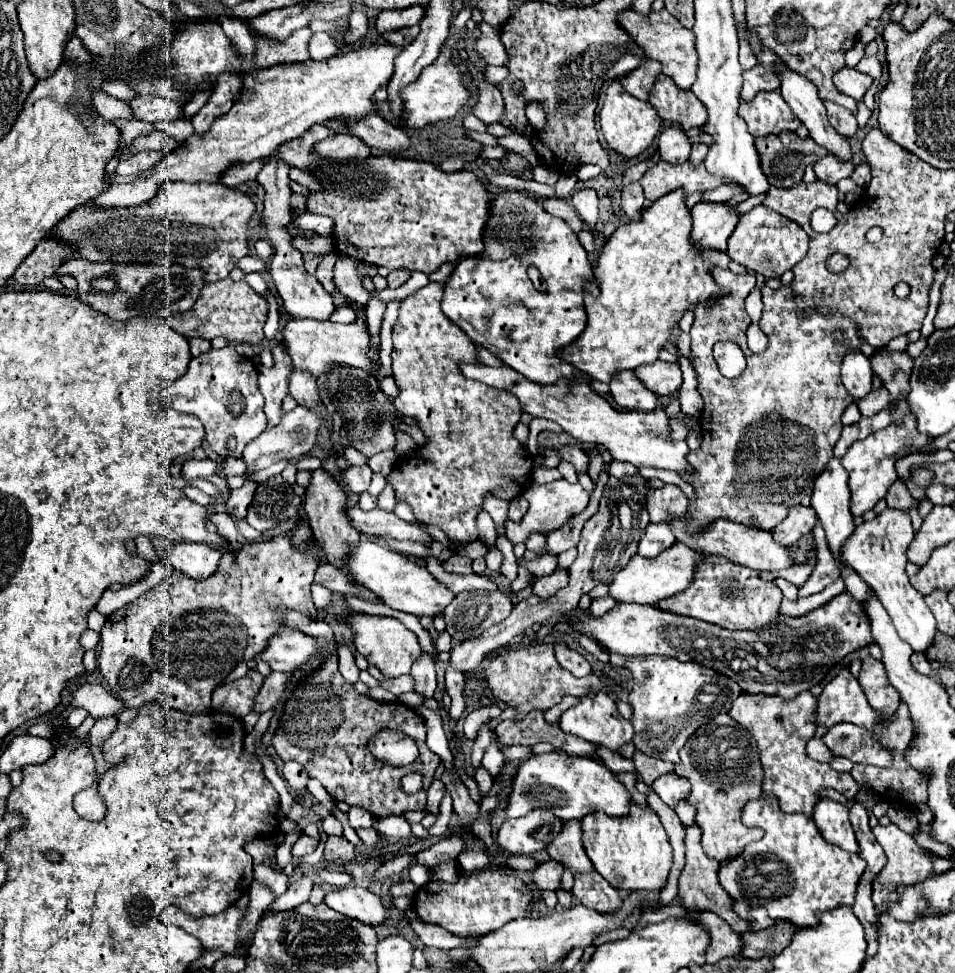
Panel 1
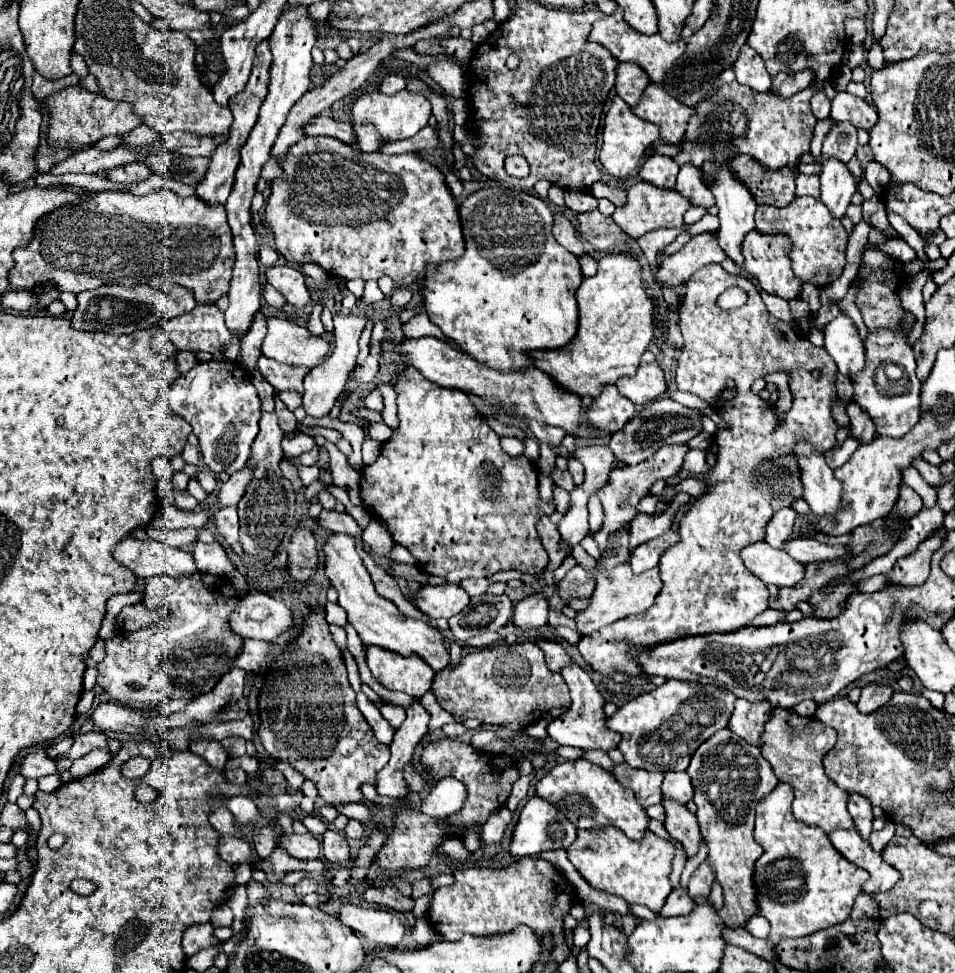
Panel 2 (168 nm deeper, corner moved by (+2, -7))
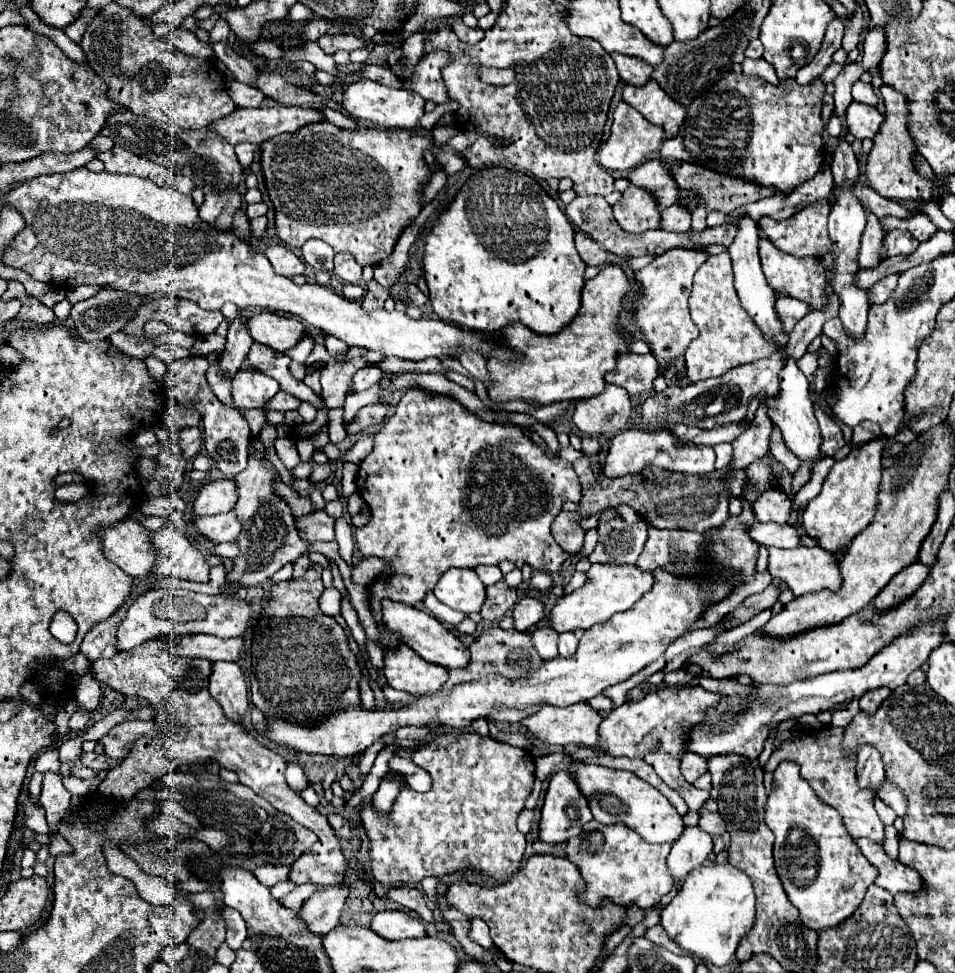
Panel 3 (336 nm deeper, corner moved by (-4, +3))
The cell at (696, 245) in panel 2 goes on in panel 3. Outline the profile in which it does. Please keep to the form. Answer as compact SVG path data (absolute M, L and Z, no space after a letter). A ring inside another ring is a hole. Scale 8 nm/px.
M674 248L664 252L662 256L656 256L646 268L636 272L642 298L634 304L634 310L638 316L638 324L646 336L646 342L650 344L652 354L658 358L662 372L670 358L684 354L690 342L698 336L698 328L694 326L688 314L688 296L692 292L692 278L696 270L706 262L706 258L706 250Z

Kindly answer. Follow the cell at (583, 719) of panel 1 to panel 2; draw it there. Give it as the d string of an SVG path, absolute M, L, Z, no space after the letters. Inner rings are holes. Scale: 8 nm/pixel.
M574 660L570 662L570 666L564 666L560 670L564 682L568 684L570 692L572 692L572 708L568 714L552 720L548 724L548 736L556 742L556 744L566 744L566 746L574 746L574 748L582 748L582 750L592 750L592 748L598 748L598 750L612 750L616 748L618 744L618 734L610 732L606 728L606 716L602 712L602 706L604 706L604 698L600 696L600 692L596 690L592 678L588 676L588 672L578 666Z

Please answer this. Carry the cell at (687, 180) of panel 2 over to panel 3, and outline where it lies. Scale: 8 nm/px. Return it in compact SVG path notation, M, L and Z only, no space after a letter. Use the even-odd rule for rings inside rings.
M698 200L692 210L691 229L694 232L703 232L706 229L706 206Z

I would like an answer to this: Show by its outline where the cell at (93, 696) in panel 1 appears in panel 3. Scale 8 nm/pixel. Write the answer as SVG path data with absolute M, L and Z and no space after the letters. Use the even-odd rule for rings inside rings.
M214 662L208 691L230 720L244 720L250 710L250 696L244 674L236 662Z

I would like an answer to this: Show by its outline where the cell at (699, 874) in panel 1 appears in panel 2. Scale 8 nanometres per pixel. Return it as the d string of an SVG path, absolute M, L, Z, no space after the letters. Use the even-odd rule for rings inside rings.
M662 800L662 806L666 810L664 826L670 832L670 836L682 842L688 856L696 856L700 848L700 828L696 822L696 814L692 814L686 808L686 804L674 800Z

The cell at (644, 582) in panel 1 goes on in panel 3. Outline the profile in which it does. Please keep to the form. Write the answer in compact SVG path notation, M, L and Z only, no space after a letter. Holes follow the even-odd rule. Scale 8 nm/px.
M592 564L588 570L588 580L586 584L562 598L558 598L554 610L550 612L552 616L552 628L558 632L568 632L576 628L590 628L594 624L600 624L608 620L614 612L624 612L632 608L644 596L654 584L654 574L636 568L636 564Z

